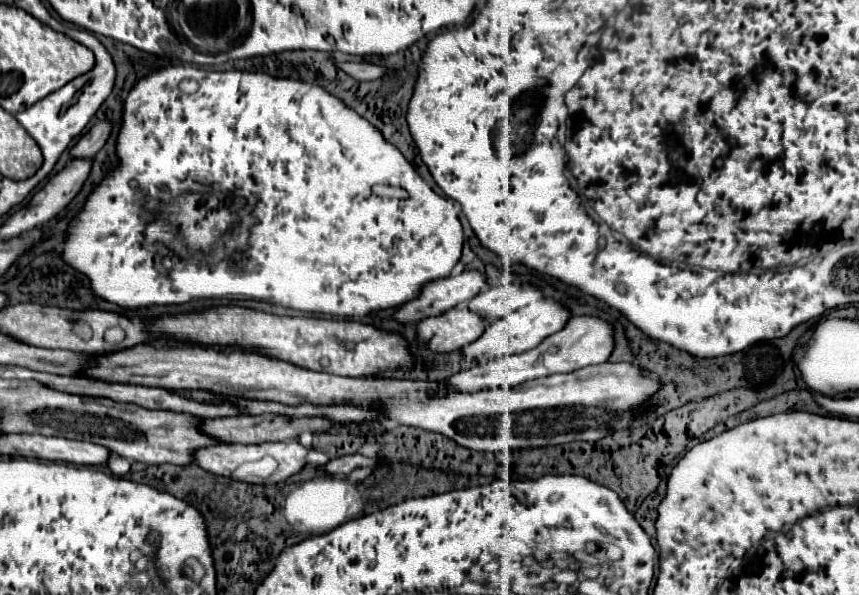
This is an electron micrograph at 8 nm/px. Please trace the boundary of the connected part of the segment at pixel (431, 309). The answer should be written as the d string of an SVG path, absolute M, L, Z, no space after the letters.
M464 271L456 277L444 277L424 285L418 299L402 305L394 313L394 321L408 325L426 317L436 317L460 303L470 301L486 285L484 275L478 271Z

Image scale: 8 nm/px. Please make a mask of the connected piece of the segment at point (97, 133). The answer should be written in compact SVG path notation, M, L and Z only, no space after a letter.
M98 121L72 149L70 149L70 155L72 159L92 159L98 149L106 143L108 135L110 135L110 129L112 125L108 121Z

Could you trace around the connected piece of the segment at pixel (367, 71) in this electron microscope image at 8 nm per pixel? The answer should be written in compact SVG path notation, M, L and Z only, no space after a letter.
M350 61L350 63L336 63L344 73L352 75L356 81L372 81L372 79L378 79L386 73L384 67L378 67L378 65L372 65L372 63L366 63L366 61Z

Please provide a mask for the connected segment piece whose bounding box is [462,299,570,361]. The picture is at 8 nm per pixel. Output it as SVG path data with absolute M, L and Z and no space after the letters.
M540 299L536 303L530 303L522 309L518 309L516 313L512 313L504 319L488 323L484 333L476 341L472 341L472 345L462 347L462 355L470 361L482 361L482 359L494 359L494 357L504 357L504 355L530 351L532 347L540 345L548 335L560 331L568 319L570 319L570 313L568 313L566 307L562 307L556 301Z

